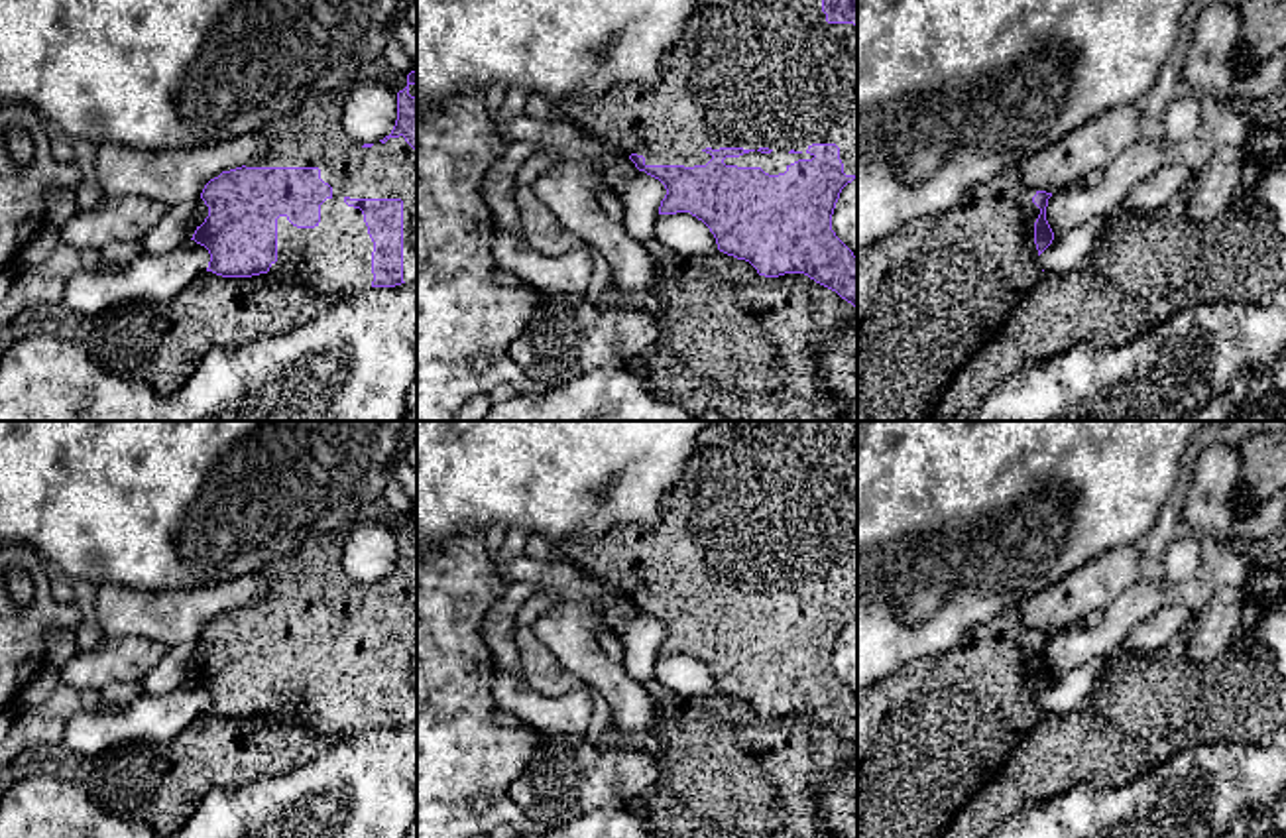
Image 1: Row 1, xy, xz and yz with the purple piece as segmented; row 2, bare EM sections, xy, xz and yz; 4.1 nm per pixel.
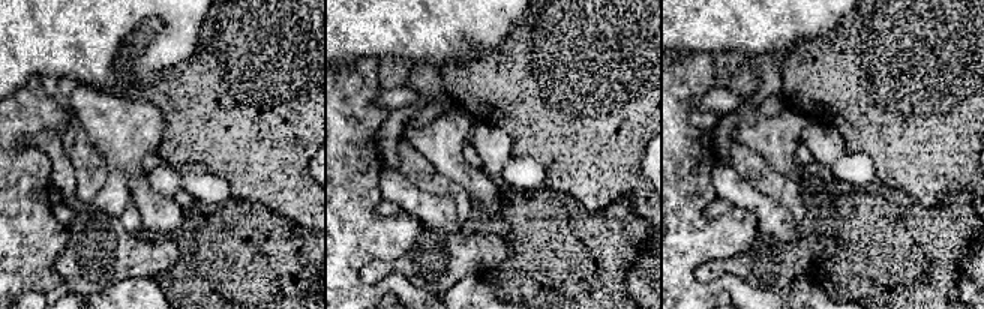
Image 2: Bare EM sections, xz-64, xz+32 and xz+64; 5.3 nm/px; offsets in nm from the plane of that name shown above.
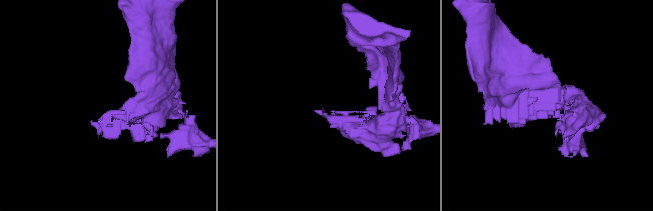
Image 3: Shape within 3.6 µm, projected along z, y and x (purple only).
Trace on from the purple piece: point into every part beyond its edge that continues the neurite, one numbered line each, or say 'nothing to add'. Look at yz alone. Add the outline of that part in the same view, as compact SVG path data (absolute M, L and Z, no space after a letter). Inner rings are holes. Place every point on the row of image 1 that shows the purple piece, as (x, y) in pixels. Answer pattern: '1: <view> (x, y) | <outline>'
1: yz (938, 290) | M1009 165L995 179L971 187L954 209L906 222L857 252L857 421L924 421L965 362L993 348L993 338L1044 279L1034 244L1040 214L1034 195L1036 189L1021 177L1021 165Z

